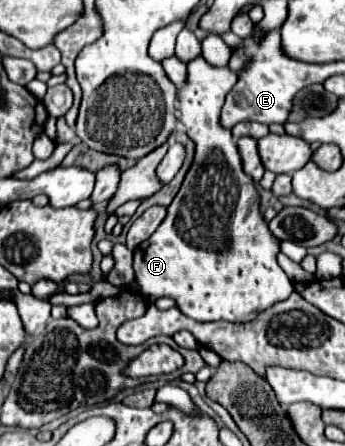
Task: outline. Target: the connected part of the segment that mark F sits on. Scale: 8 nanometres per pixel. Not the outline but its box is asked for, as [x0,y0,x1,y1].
[133,56,293,322]

